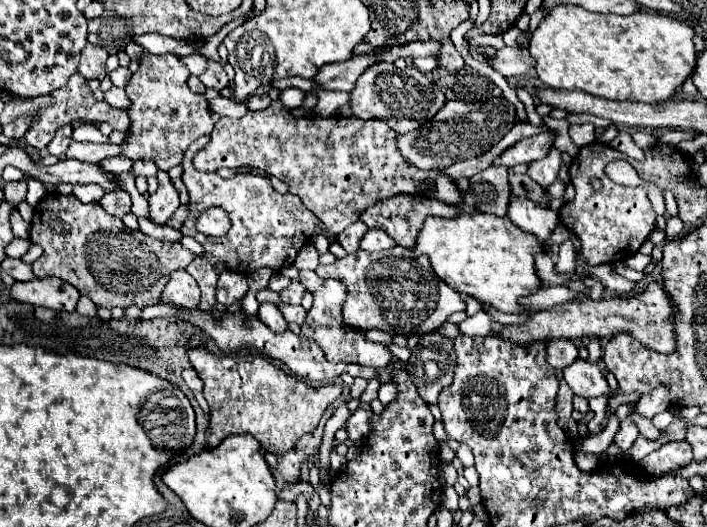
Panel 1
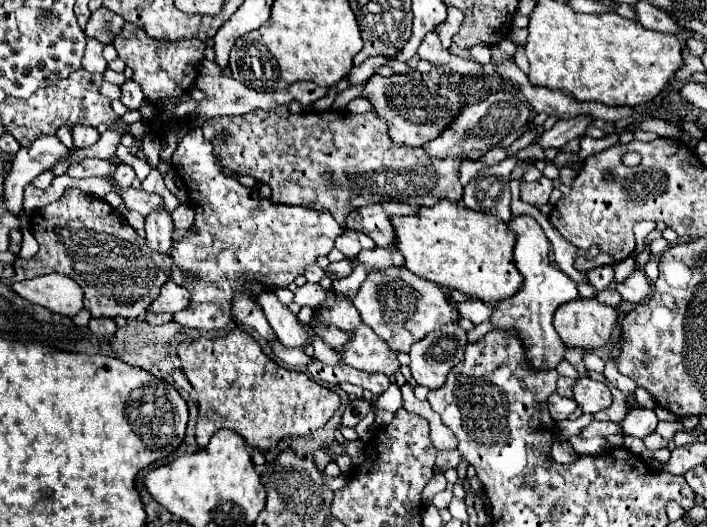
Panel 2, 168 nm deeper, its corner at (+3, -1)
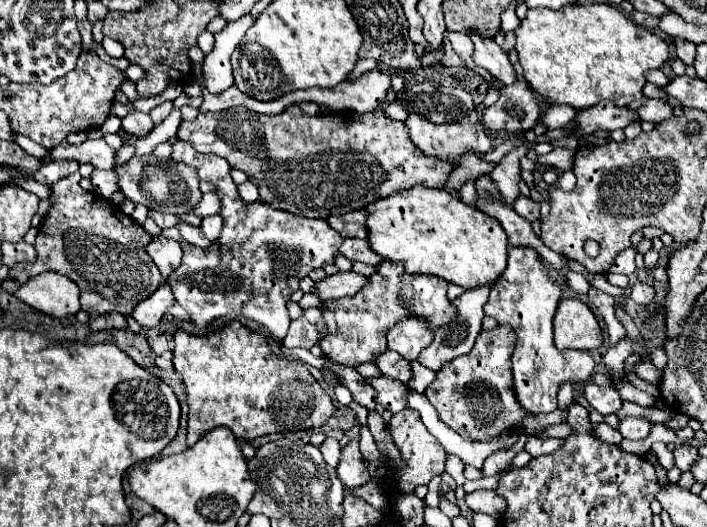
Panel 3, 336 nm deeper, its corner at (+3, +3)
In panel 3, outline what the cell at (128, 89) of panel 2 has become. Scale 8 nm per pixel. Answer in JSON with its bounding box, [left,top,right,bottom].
[122,111,154,137]

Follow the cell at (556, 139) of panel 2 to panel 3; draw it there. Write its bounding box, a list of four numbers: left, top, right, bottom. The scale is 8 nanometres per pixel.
[576,103,640,133]

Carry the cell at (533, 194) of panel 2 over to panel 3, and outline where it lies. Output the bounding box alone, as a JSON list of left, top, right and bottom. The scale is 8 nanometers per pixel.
[514,195,540,223]

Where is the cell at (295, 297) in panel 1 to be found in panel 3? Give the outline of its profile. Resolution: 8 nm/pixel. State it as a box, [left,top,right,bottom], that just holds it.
[316,271,368,301]

